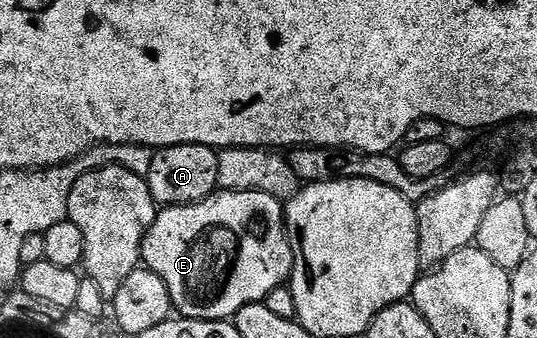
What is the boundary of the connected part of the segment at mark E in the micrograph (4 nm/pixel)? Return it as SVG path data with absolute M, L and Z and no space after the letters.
M222 190L206 196L204 200L198 200L196 204L173 204L164 207L162 210L156 211L153 226L149 226L149 230L143 239L142 263L149 270L153 270L153 274L157 274L157 278L161 278L161 282L165 282L166 288L169 289L171 307L182 319L230 321L245 306L264 303L268 299L267 295L270 292L277 291L282 284L284 287L291 279L291 271L295 265L295 250L292 248L291 240L287 236L287 223L283 221L284 207L284 201L273 198L269 194L261 194L260 192L224 192Z

